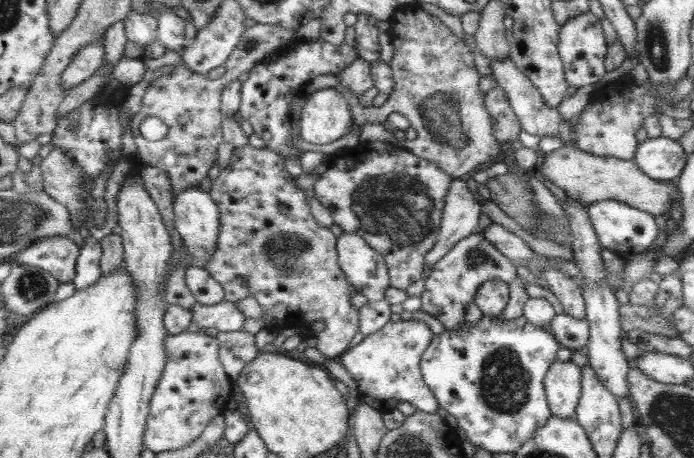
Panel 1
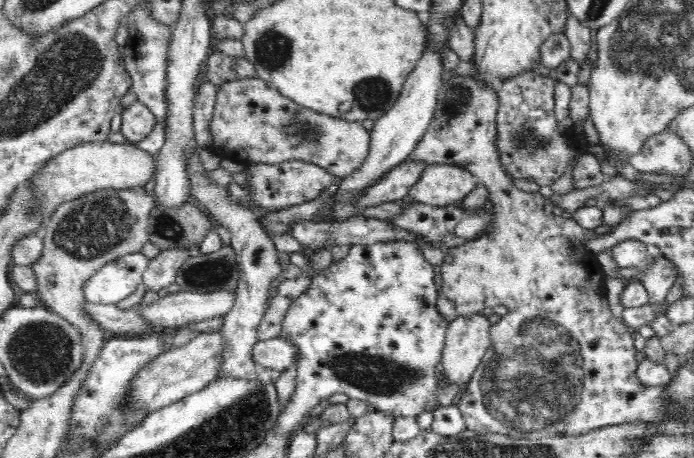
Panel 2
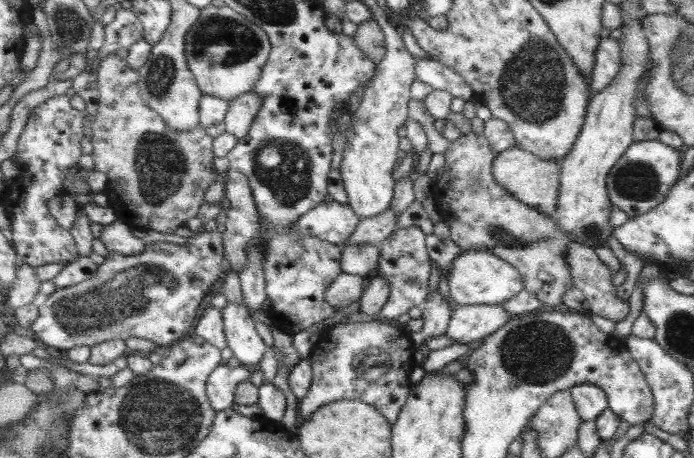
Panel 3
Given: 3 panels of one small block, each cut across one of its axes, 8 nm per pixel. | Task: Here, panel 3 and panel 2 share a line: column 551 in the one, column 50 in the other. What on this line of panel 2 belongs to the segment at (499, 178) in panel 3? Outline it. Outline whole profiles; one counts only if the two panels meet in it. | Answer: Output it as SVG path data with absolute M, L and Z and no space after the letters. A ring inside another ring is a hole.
M107 140L102 143L86 143L84 145L69 148L68 151L62 152L60 155L54 156L40 172L34 176L34 184L37 188L33 191L37 194L39 202L34 206L39 206L44 214L44 218L52 218L56 213L60 204L77 200L82 196L105 189L115 189L116 191L124 191L144 187L155 176L157 164L156 156L150 152L141 150L134 144L112 144Z

